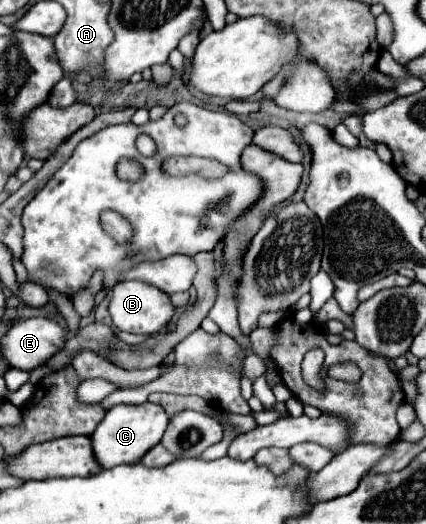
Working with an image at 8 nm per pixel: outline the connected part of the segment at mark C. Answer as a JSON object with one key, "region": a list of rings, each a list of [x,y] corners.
{"region":[[[143,403],[143,405],[115,405],[105,413],[105,419],[95,429],[93,437],[93,451],[97,461],[103,469],[121,465],[121,463],[137,463],[141,457],[161,441],[167,429],[169,417],[161,405]]]}

